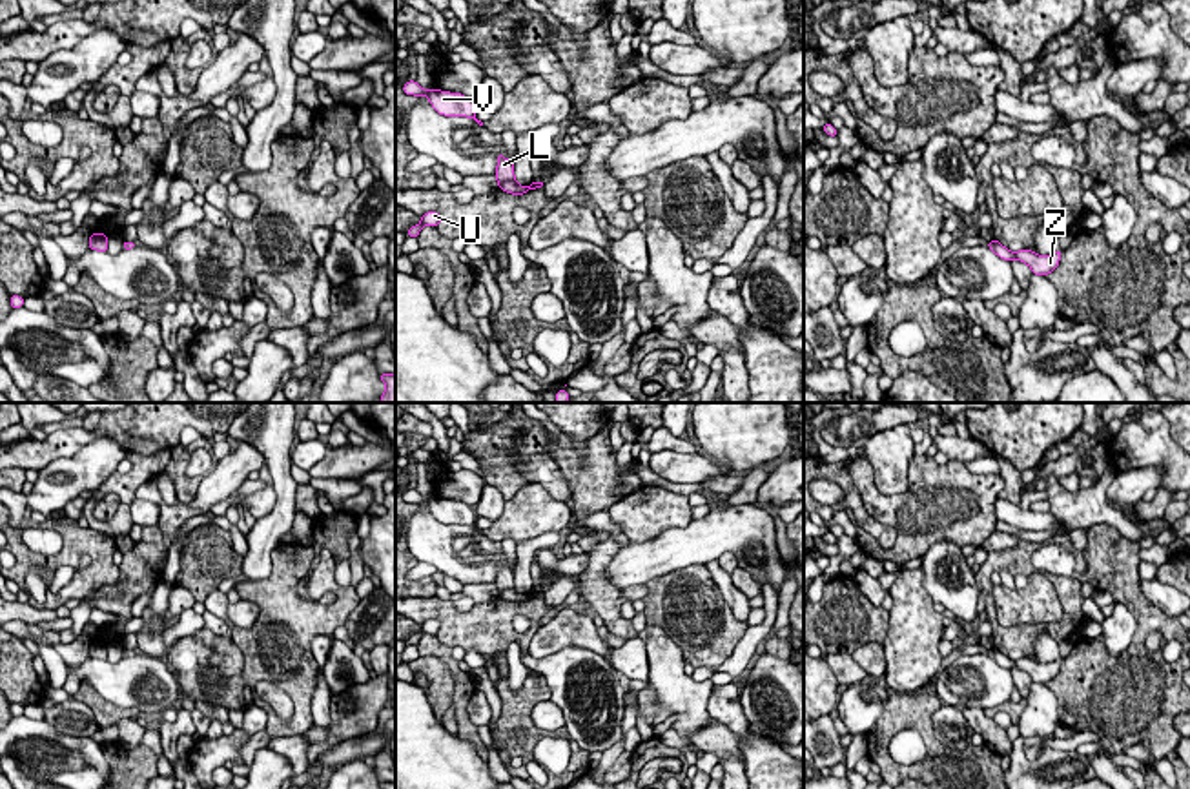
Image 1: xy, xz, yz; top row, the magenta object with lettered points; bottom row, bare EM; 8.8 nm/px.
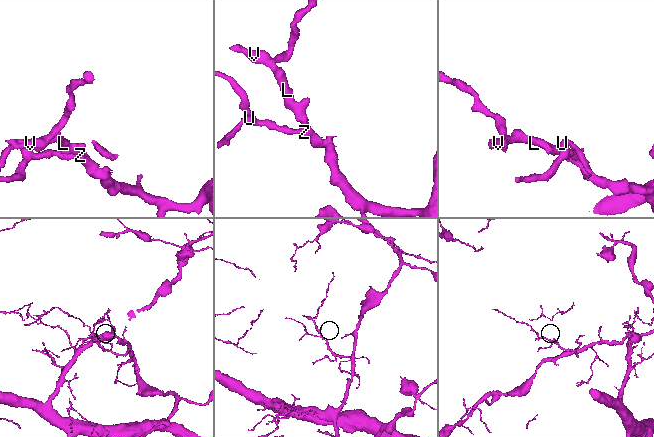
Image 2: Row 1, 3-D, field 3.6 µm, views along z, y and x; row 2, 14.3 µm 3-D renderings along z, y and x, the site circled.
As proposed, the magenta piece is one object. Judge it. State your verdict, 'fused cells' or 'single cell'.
single cell

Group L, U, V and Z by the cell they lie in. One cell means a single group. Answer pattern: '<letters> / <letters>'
L U V Z

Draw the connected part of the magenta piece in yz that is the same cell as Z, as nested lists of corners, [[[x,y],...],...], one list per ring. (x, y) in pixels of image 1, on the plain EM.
[[[995,647],[988,651],[988,656],[991,660],[995,660],[997,665],[1000,665],[1004,669],[1017,667],[1017,669],[1028,672],[1031,676],[1031,681],[1042,683],[1042,685],[1046,685],[1048,681],[1052,681],[1059,674],[1059,669],[1061,669],[1061,663],[1062,663],[1062,658],[1059,658],[1052,663],[1044,663],[1044,665],[1037,663],[1031,658],[1010,660],[1008,656],[1004,656]]]

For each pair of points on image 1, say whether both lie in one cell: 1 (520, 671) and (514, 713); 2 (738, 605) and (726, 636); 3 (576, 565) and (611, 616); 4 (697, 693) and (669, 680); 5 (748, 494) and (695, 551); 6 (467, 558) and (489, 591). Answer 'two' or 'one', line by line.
1: two
2: two
3: two
4: one
5: two
6: two

